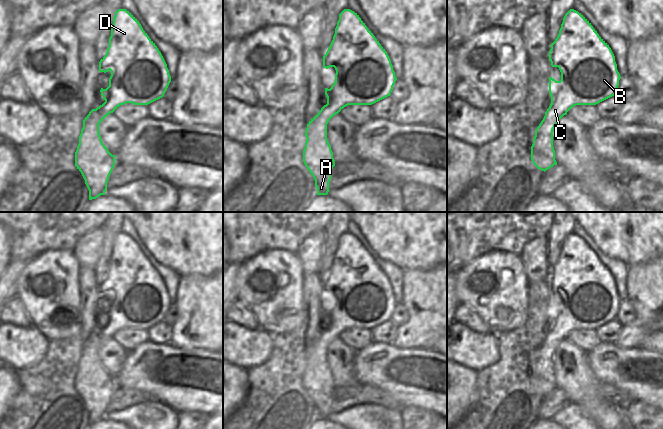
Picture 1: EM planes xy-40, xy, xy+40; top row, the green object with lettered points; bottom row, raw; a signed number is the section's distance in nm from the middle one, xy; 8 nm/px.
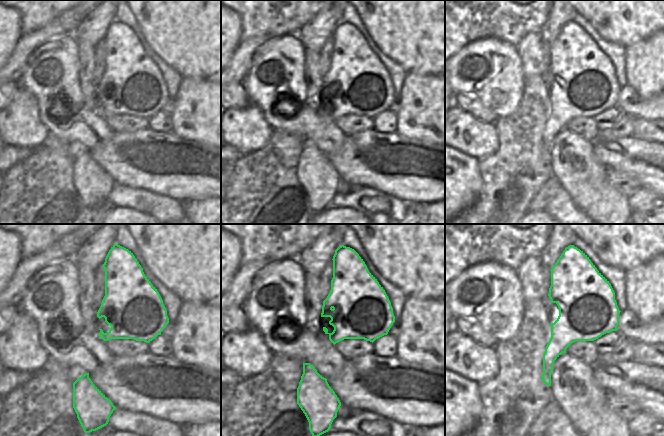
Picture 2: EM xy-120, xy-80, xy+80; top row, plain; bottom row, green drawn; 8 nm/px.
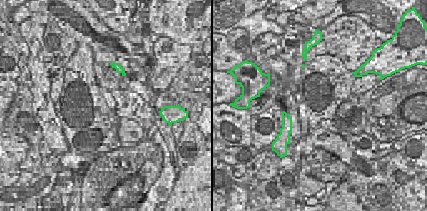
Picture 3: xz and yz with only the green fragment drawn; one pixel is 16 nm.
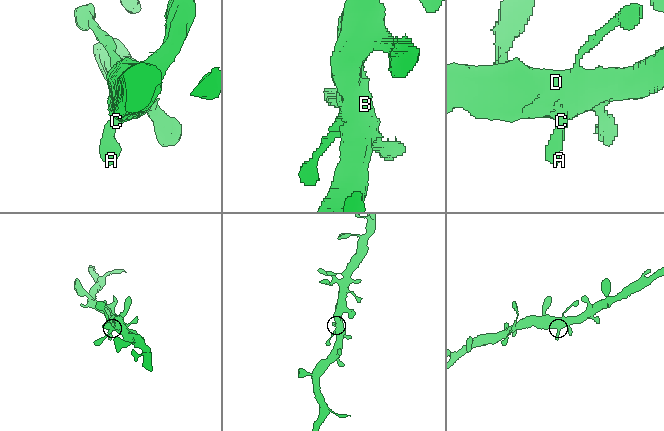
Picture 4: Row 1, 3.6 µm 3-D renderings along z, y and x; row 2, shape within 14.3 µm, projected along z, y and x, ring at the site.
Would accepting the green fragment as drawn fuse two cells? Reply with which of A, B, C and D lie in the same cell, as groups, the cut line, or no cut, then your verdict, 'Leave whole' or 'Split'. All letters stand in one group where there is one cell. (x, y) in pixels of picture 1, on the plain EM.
Groups: A B C D. No split. Leave whole.

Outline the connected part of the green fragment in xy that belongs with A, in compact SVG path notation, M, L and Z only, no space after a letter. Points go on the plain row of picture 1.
M344 233L339 238L333 264L323 280L323 291L335 292L335 306L330 313L325 312L327 328L307 348L303 374L303 386L315 404L317 419L327 419L330 415L331 394L335 390L327 364L329 344L348 329L372 329L390 320L397 304L387 276L359 239L350 233Z

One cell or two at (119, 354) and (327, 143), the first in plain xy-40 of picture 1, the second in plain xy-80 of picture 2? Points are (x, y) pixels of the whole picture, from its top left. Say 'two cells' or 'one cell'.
one cell

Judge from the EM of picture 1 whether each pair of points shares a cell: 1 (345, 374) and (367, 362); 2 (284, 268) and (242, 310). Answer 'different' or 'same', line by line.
1: different
2: different

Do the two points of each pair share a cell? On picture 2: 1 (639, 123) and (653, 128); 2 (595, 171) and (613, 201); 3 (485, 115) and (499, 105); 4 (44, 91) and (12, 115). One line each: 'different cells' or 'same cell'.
1: same cell
2: same cell
3: different cells
4: different cells

